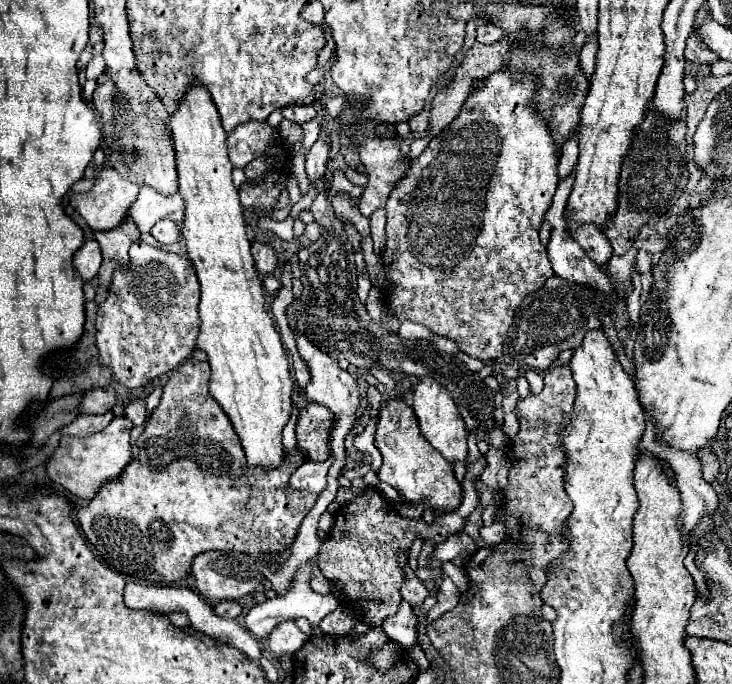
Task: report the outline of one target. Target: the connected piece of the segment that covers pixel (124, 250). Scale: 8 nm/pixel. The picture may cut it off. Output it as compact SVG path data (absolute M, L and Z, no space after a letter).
M126 218L124 224L120 224L114 230L104 230L104 232L94 232L94 238L98 240L102 248L102 268L98 272L100 286L108 288L112 282L112 274L116 268L128 264L128 246L136 240L140 240L140 232L134 224L134 236L132 236L132 218Z

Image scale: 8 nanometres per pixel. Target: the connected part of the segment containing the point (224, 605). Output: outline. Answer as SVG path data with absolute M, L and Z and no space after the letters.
M224 600L220 604L216 604L216 614L220 614L220 617L224 618L237 618L242 613L242 606L231 600Z

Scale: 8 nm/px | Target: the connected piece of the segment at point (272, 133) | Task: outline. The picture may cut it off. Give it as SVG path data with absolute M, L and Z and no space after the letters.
M246 122L228 134L228 156L236 168L244 168L258 156L264 156L278 138L278 130L266 122Z

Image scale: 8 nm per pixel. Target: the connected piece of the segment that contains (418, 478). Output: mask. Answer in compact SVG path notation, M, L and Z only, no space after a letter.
M386 400L380 406L376 422L376 448L380 450L384 462L378 470L378 478L392 488L408 502L424 502L438 512L450 512L460 506L462 488L454 476L452 464L432 448L432 444L422 436L418 428L418 418L414 410L404 400Z

